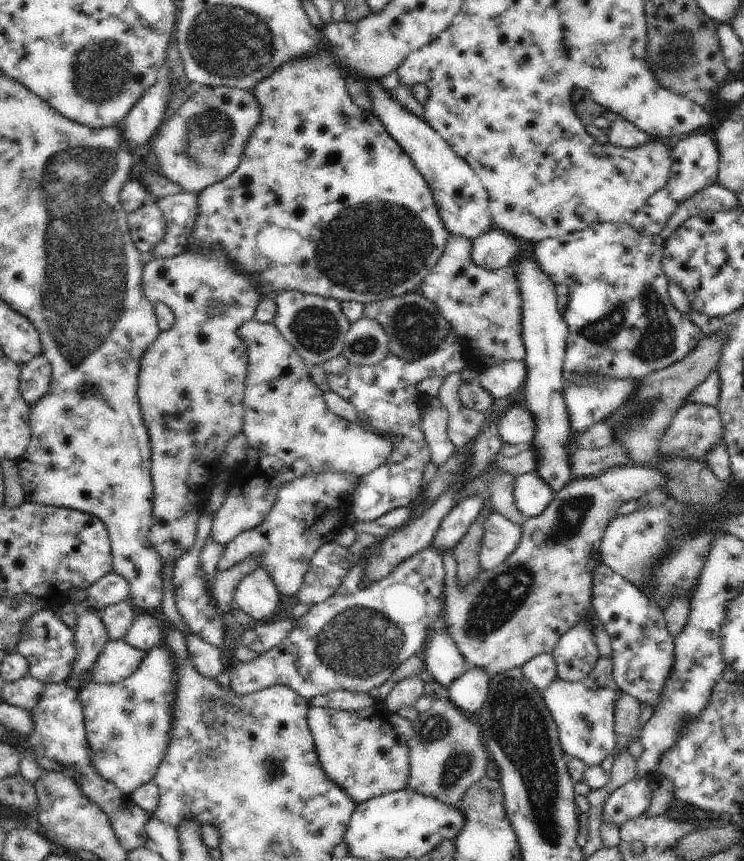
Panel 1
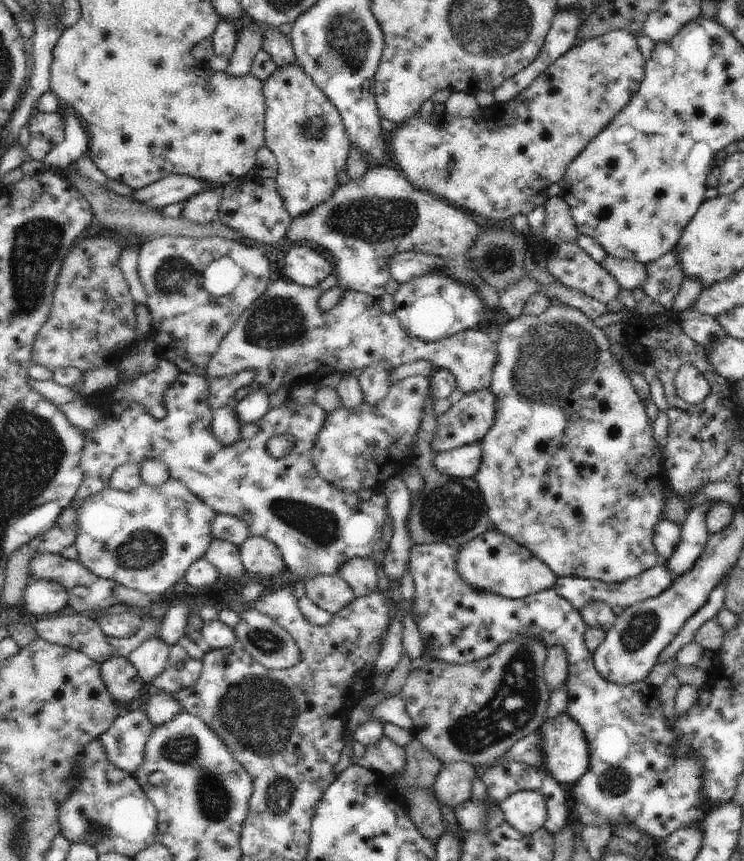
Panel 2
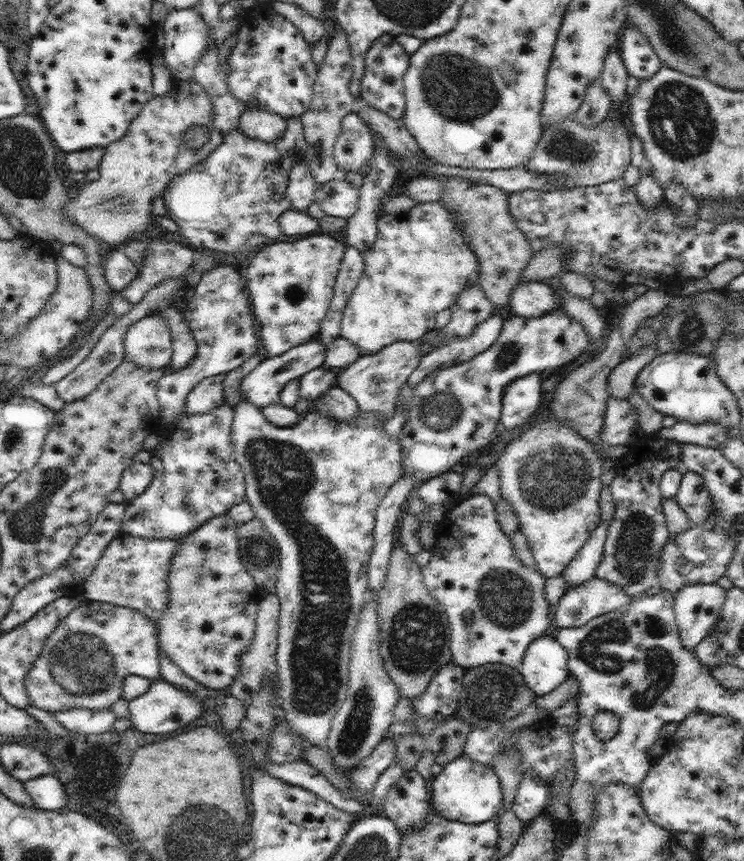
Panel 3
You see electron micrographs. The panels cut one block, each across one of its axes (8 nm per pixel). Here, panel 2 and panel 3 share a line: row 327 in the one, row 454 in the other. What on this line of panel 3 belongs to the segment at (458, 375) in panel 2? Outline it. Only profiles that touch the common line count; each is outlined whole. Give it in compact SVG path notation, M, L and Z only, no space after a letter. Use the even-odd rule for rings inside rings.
M240 401L235 407L235 414L232 422L232 451L236 461L240 463L244 471L245 495L246 500L255 512L255 517L262 521L265 529L276 539L279 550L279 570L277 574L276 594L279 598L279 618L278 618L278 637L276 648L276 669L275 676L280 687L280 707L286 716L286 722L290 730L298 736L304 738L307 746L322 747L326 743L334 716L338 712L341 704L347 695L351 645L353 635L356 631L359 614L365 608L365 592L368 588L368 569L370 557L374 551L374 525L376 522L376 509L388 489L404 477L404 466L402 466L402 448L398 435L389 436L384 430L385 422L380 414L372 412L359 412L359 414L346 421L346 419L332 419L320 412L312 409L303 414L299 421L292 427L280 427L272 424L262 410L252 403Z

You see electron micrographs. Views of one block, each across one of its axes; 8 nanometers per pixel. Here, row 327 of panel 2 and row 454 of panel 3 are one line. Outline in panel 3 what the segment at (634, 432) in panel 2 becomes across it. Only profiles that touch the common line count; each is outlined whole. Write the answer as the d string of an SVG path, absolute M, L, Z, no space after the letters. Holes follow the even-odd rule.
M546 418L509 442L495 463L500 473L500 495L512 504L514 513L518 515L519 528L530 545L537 569L547 579L560 575L569 566L570 561L601 521L599 501L603 485L600 476L604 459L594 451L592 444L584 436L578 434L578 430L558 420Z

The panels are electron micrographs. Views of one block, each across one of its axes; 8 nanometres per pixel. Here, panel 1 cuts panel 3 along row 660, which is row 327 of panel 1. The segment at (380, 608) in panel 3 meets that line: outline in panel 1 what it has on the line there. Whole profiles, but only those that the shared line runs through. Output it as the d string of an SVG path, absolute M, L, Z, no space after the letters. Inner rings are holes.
M419 289L404 296L386 297L384 300L365 304L364 310L364 315L376 319L389 336L389 354L406 360L418 360L438 350L451 329L451 324L434 304L424 298Z

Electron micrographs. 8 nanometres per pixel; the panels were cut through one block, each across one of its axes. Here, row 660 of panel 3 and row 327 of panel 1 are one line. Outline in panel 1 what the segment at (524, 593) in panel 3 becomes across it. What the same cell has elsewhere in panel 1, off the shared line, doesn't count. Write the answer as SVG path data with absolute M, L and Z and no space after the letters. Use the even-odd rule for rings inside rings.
M451 234L442 256L418 289L456 331L468 368L472 368L472 364L484 366L486 357L500 362L523 361L525 346L521 339L521 296L515 273L518 261L493 271L479 267L472 262L472 243L467 238Z

